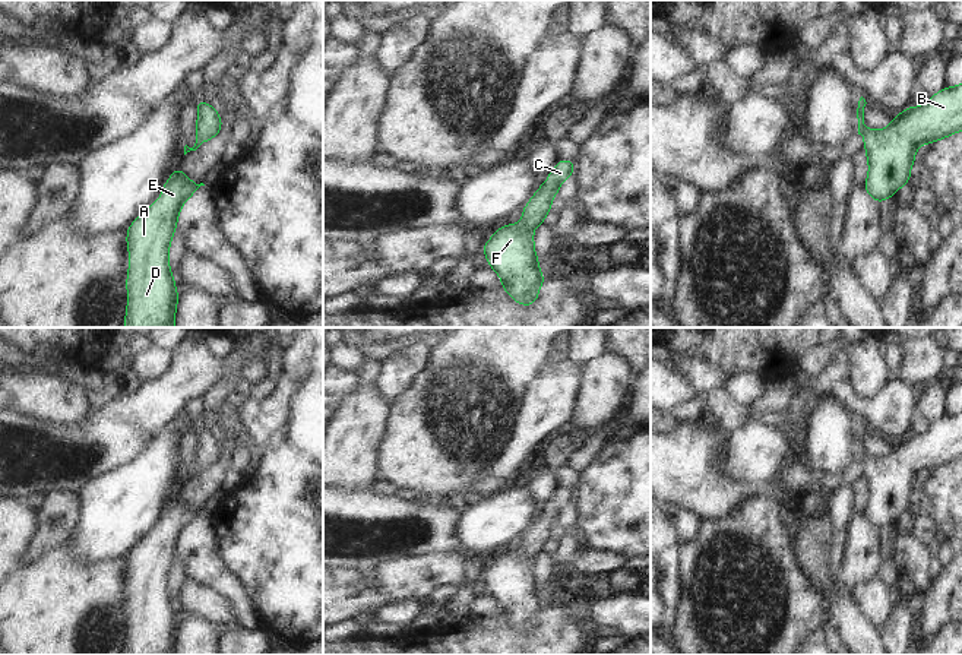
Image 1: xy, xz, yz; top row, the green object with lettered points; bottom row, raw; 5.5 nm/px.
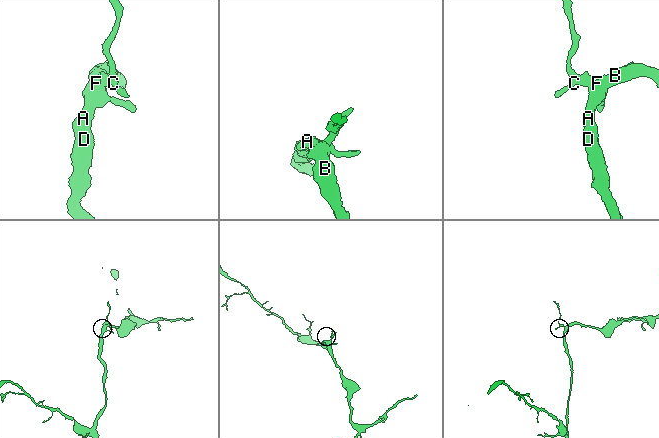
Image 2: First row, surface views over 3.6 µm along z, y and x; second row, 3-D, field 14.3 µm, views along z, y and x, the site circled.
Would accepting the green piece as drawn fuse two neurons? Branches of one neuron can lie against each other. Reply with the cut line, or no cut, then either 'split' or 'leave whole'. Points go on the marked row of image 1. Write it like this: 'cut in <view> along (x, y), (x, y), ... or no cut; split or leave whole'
no cut; leave whole

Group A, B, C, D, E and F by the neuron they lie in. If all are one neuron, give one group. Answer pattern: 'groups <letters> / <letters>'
groups A B C D E F

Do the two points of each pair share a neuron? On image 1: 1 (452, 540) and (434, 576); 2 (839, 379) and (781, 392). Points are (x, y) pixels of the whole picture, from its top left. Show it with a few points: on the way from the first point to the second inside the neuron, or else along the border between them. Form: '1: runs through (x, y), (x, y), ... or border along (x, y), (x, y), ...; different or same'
1: border along (462, 553), (429, 551), (413, 556); different
2: border along (794, 376), (798, 394), (787, 410); different

